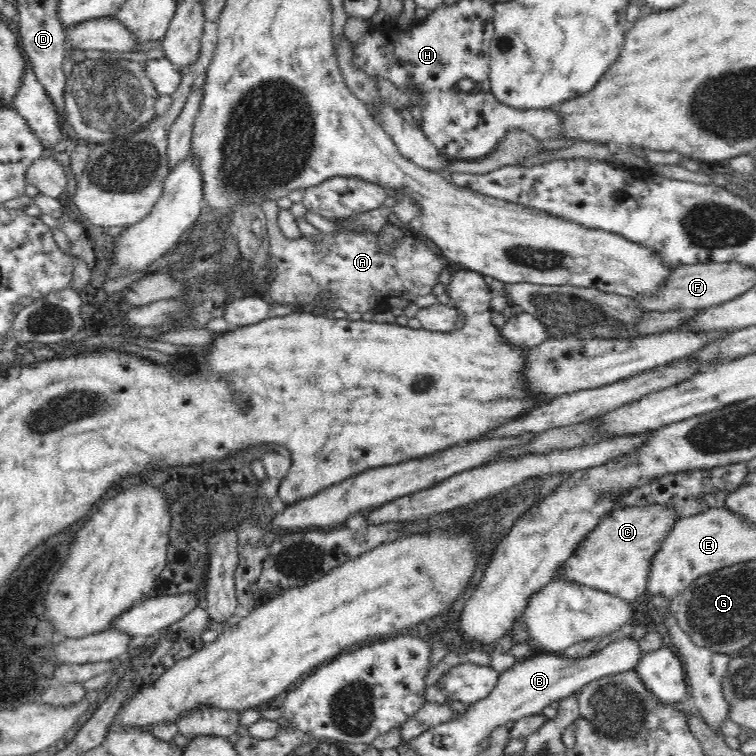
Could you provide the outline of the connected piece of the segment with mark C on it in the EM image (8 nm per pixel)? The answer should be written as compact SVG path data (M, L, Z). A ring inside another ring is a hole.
M654 503L641 507L616 508L580 542L574 554L564 562L562 575L569 582L602 590L634 605L647 590L652 556L660 550L678 518L672 505Z

